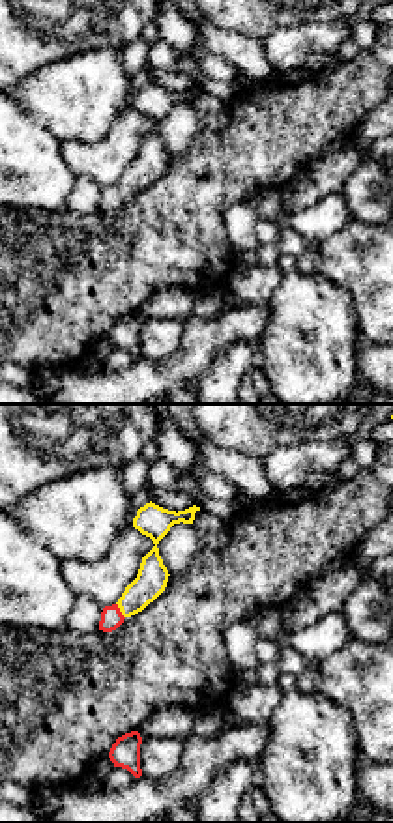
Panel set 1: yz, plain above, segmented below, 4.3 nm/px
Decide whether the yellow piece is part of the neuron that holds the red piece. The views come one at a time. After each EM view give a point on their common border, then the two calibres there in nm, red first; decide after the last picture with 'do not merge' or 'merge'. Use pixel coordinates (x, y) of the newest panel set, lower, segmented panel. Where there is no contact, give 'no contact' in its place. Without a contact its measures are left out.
meets red at (118, 610); 100 nm thick on the red side, 140 nm on the other

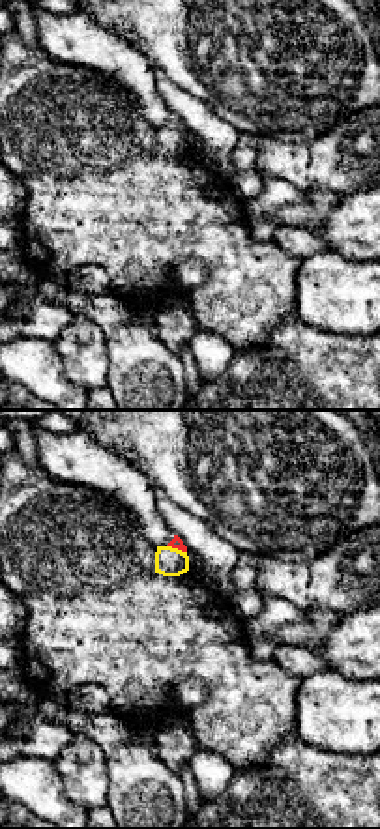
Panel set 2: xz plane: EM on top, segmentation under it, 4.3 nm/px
meets red at (176, 547); 50 nm thick on the red side, 130 nm on the other

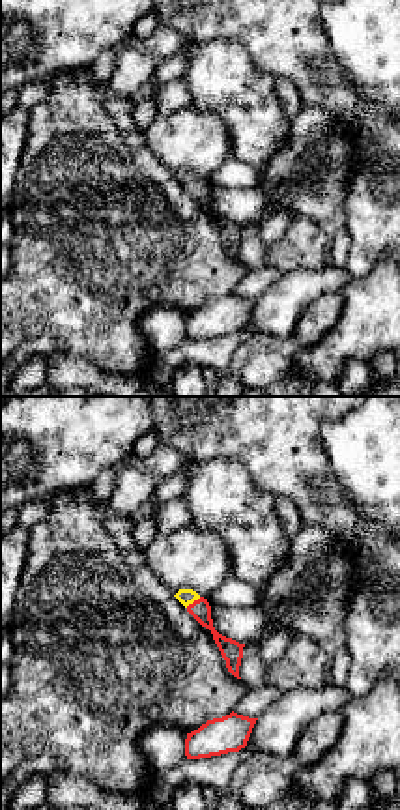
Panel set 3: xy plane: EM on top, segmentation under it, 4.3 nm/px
meets red at (195, 601); 90 nm thick on the red side, 70 nm on the other

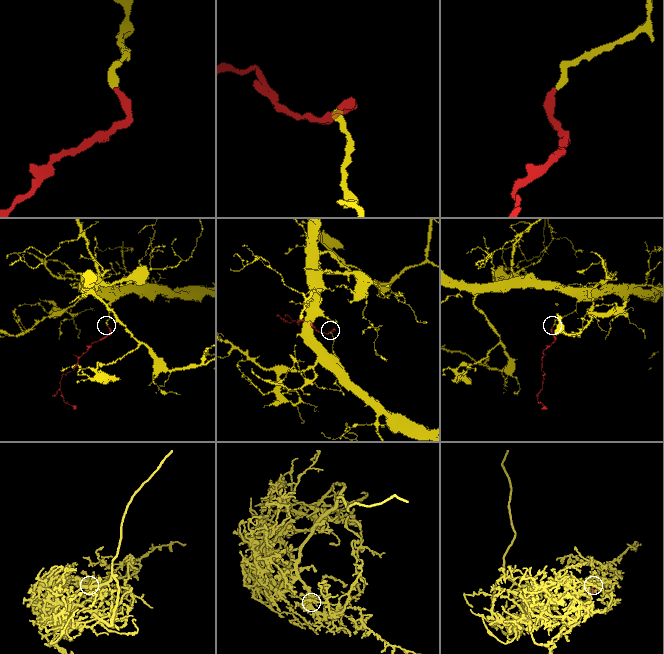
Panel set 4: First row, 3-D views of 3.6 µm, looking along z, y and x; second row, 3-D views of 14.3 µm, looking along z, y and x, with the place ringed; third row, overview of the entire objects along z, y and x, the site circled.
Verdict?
merge

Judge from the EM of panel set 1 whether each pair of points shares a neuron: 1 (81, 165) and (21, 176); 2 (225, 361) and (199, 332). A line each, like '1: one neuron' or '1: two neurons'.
1: two neurons
2: two neurons

